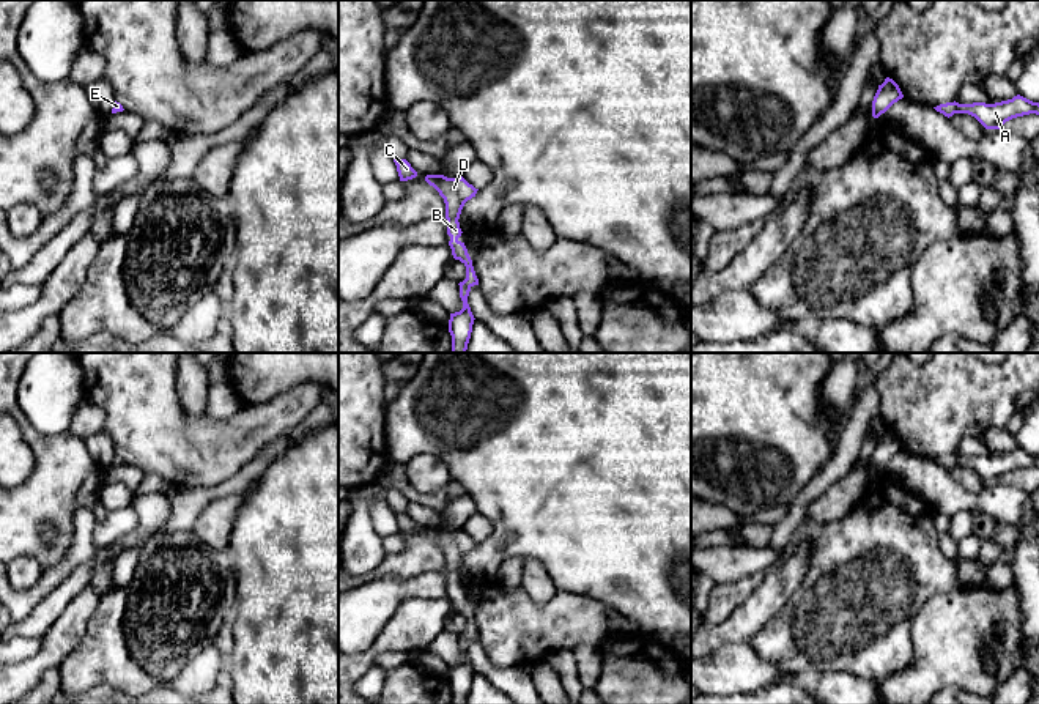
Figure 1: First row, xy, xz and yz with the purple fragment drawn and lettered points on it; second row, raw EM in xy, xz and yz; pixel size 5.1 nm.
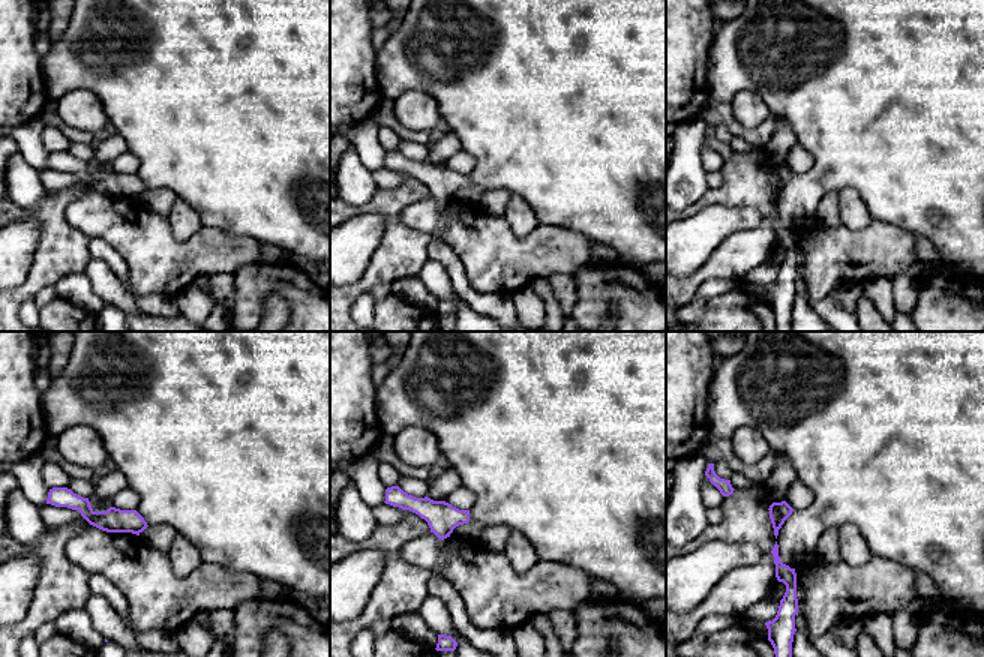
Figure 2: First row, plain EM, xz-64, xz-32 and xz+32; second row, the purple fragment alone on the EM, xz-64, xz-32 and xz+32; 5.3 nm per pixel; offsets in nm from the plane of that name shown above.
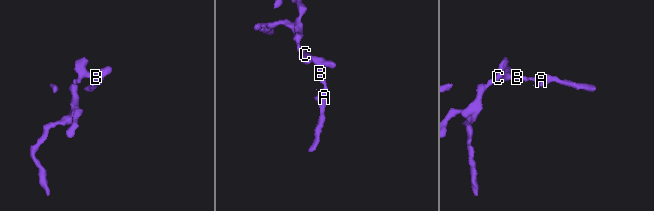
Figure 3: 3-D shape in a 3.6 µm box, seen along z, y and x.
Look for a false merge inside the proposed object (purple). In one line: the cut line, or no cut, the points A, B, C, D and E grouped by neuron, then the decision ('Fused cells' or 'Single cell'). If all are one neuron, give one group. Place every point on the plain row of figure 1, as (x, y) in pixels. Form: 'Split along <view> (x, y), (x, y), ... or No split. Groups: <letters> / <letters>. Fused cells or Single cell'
No split. Groups: A B C D E. Single cell

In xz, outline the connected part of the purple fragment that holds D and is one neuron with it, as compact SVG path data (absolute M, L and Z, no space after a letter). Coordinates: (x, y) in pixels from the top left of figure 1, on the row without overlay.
M427 528L425 534L433 539L444 551L447 587L450 589L449 598L452 602L453 611L460 613L466 619L466 632L458 636L463 661L460 665L450 666L449 673L452 704L466 704L475 673L468 657L468 649L471 641L479 638L479 632L464 595L458 592L463 586L458 572L464 556L475 550L479 542L469 537L463 529L447 531L444 528Z

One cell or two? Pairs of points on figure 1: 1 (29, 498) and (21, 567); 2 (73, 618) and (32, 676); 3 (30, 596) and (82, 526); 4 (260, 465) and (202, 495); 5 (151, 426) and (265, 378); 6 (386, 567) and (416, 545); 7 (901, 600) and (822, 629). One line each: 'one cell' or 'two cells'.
1: two cells
2: one cell
3: one cell
4: one cell
5: two cells
6: one cell
7: one cell

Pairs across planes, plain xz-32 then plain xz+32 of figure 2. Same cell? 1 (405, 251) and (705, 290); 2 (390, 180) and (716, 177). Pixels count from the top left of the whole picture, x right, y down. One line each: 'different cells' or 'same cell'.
1: different cells
2: same cell

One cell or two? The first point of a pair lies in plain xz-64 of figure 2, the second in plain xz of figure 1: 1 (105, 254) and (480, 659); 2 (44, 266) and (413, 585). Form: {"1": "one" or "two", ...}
{"1": "one", "2": "two"}

